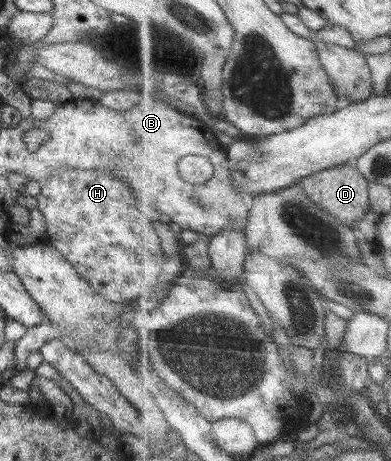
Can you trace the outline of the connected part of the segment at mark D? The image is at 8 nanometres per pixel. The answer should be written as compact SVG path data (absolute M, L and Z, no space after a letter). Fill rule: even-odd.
M345 164L333 169L321 171L303 179L302 183L305 183L305 185L303 185L305 193L307 193L315 203L334 213L343 220L345 225L349 225L349 227L357 231L359 229L359 219L363 219L369 209L373 210L370 193L371 181L360 174L354 165Z

